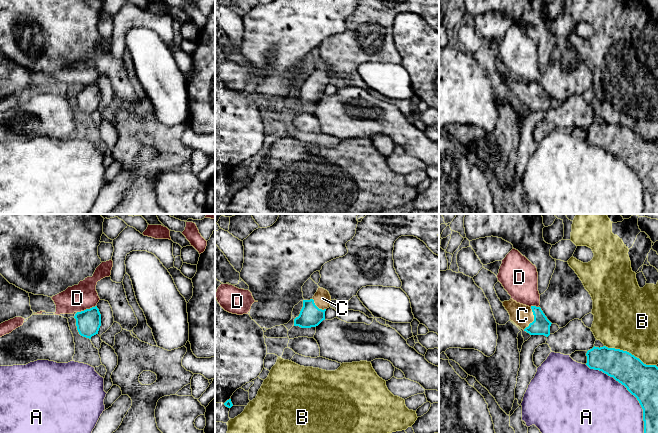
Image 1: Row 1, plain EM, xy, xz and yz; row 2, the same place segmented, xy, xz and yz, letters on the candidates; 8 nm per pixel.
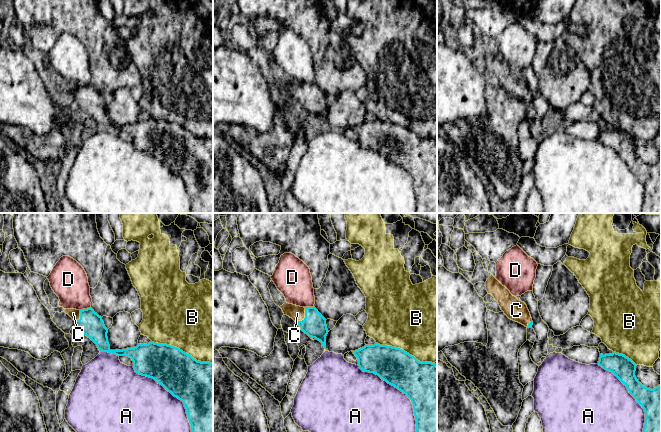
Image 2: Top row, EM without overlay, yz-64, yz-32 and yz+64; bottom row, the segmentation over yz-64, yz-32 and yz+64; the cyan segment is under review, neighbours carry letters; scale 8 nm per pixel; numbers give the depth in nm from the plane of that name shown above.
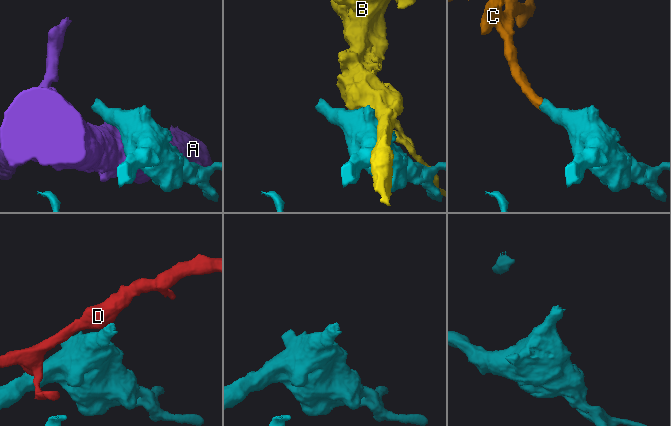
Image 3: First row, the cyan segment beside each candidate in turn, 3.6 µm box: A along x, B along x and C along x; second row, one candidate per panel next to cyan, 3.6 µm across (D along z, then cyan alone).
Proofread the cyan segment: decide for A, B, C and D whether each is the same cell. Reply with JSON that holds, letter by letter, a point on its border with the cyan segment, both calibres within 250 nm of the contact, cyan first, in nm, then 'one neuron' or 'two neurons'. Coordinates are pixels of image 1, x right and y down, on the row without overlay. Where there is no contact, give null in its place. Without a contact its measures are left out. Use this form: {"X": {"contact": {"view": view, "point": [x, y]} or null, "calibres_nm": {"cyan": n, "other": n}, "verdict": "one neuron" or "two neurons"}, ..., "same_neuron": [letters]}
{"A": {"contact": {"view": "yz", "point": [630, 168]}, "calibres_nm": {"cyan": 260, "other": 500}, "verdict": "two neurons"}, "B": {"contact": {"view": "yz", "point": [630, 129]}, "calibres_nm": {"cyan": 260, "other": 460}, "verdict": "two neurons"}, "C": {"contact": {"view": "yz", "point": [534, 95]}, "calibres_nm": {"cyan": 140, "other": 170}, "verdict": "one neuron"}, "D": {"contact": {"view": "xy", "point": [86, 85]}, "calibres_nm": {"cyan": 200, "other": 220}, "verdict": "two neurons"}, "same_neuron": ["C"]}

